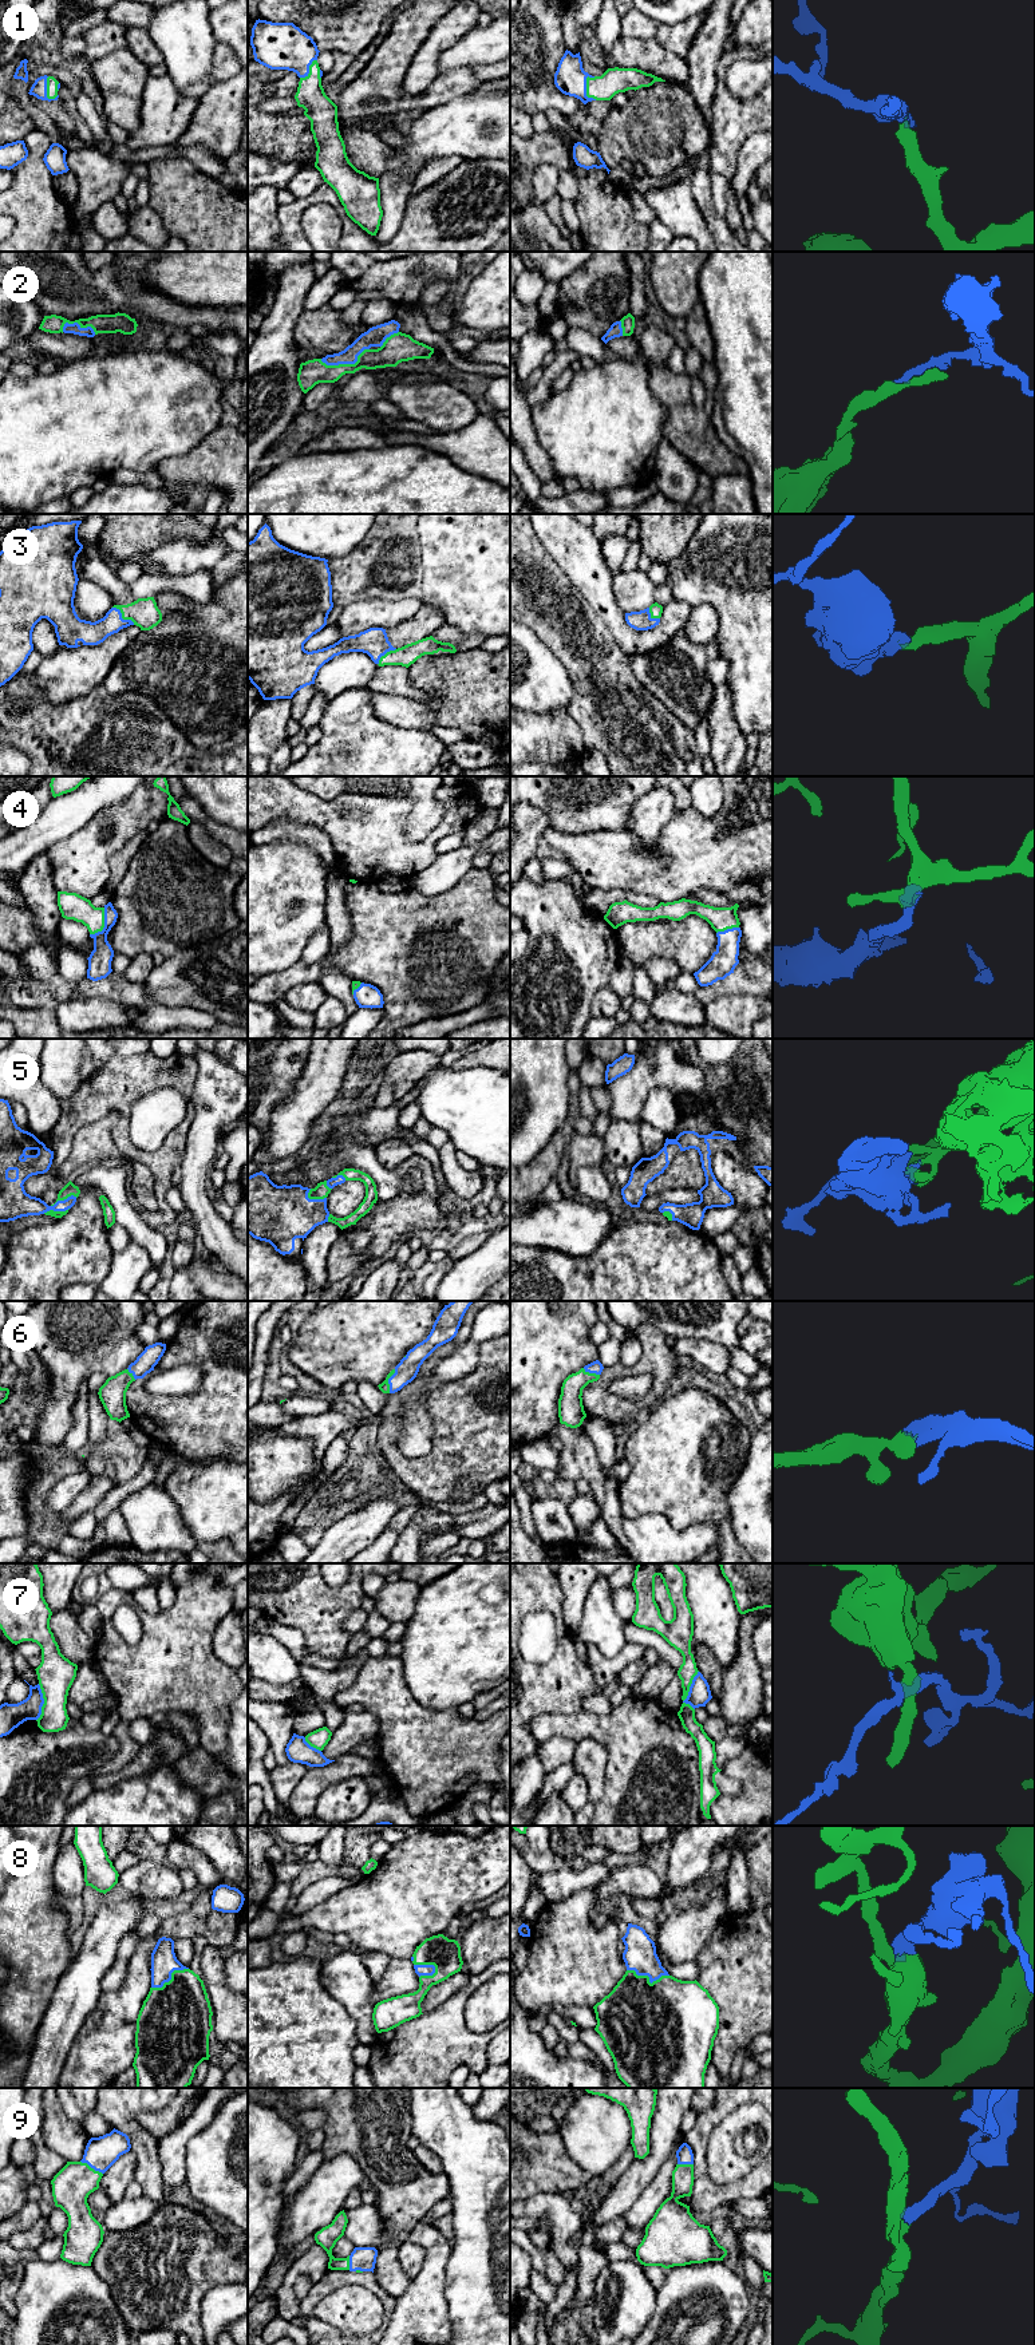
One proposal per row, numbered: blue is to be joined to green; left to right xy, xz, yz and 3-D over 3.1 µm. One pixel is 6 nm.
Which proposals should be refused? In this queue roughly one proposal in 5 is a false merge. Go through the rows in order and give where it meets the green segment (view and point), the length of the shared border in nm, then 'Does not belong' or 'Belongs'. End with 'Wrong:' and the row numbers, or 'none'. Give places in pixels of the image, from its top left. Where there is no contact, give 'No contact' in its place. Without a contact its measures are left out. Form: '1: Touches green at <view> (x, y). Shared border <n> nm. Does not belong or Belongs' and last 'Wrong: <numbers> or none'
1: Touches green at yz (587, 90). Shared border 160 nm. Belongs
2: Touches green at xz (346, 364). Shared border 300 nm. Belongs
3: Touches green at xy (122, 617). Shared border 170 nm. Belongs
4: Touches green at xy (103, 925). Shared border 190 nm. Belongs
5: Touches green at xz (315, 1198). Shared border 120 nm. Belongs
6: Touches green at xz (387, 1381). Shared border 150 nm. Belongs
7: Touches green at yz (688, 1691). Shared border 240 nm. Does not belong
8: Touches green at yz (648, 1978). Shared border 260 nm. Belongs
9: Touches green at xy (90, 2167). Shared border 160 nm. Belongs
Wrong: 7

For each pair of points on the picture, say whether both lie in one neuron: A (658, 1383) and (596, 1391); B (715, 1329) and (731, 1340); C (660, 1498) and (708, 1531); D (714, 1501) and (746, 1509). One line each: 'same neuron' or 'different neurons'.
A: same neuron
B: same neuron
C: different neurons
D: different neurons

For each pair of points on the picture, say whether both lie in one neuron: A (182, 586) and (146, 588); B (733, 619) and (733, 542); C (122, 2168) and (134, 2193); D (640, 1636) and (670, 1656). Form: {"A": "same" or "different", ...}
{"A": "same", "B": "same", "C": "different", "D": "same"}

